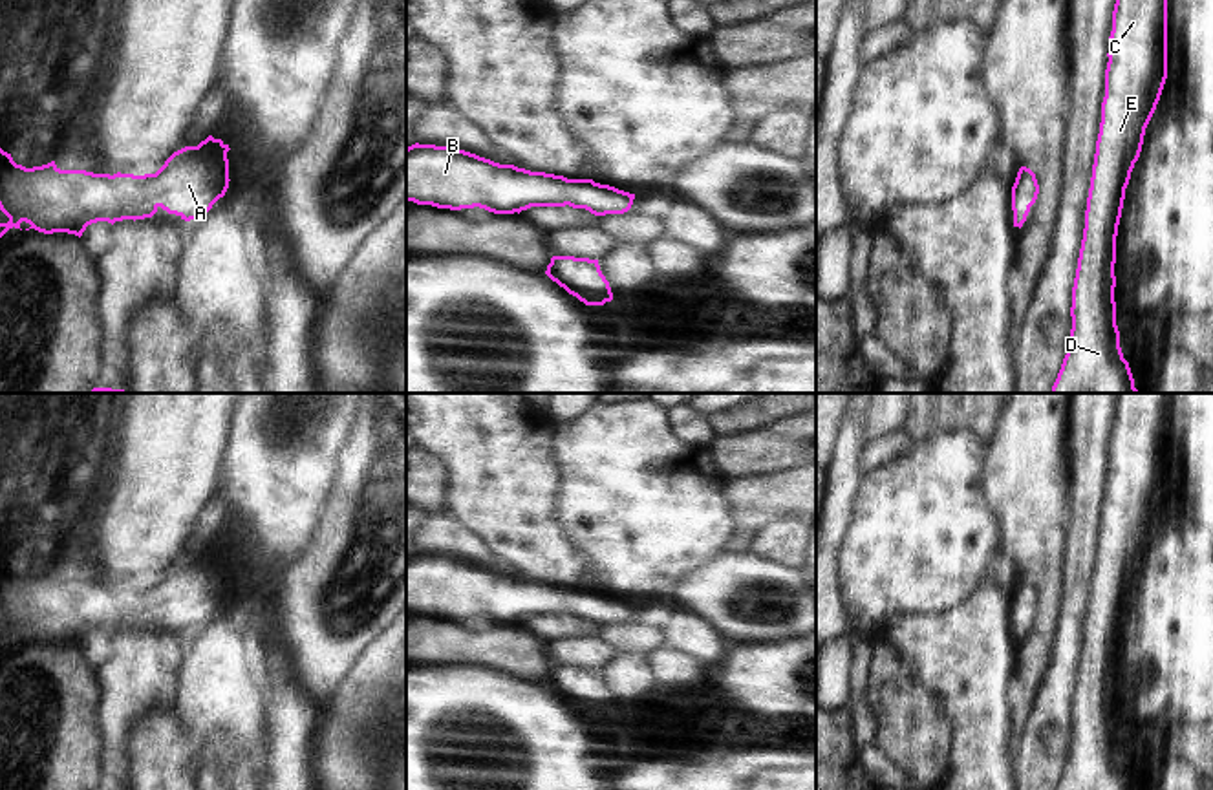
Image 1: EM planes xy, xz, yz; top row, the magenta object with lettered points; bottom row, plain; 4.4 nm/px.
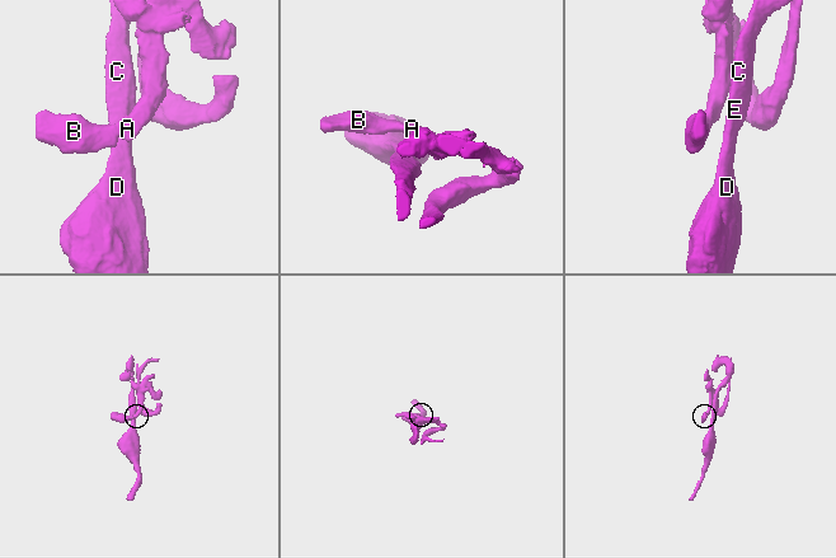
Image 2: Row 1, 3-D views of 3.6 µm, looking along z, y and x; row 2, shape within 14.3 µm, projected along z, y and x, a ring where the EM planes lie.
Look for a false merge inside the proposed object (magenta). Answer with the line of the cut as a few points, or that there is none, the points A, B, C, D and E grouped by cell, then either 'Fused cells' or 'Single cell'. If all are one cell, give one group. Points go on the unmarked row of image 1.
No split. Groups: A B C D E. Single cell.

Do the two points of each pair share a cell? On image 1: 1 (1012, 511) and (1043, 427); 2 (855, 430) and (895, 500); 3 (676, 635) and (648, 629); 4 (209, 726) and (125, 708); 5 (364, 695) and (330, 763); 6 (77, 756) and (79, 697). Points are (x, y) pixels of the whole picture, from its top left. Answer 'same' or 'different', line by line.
1: same
2: different
3: different
4: different
5: same
6: same

